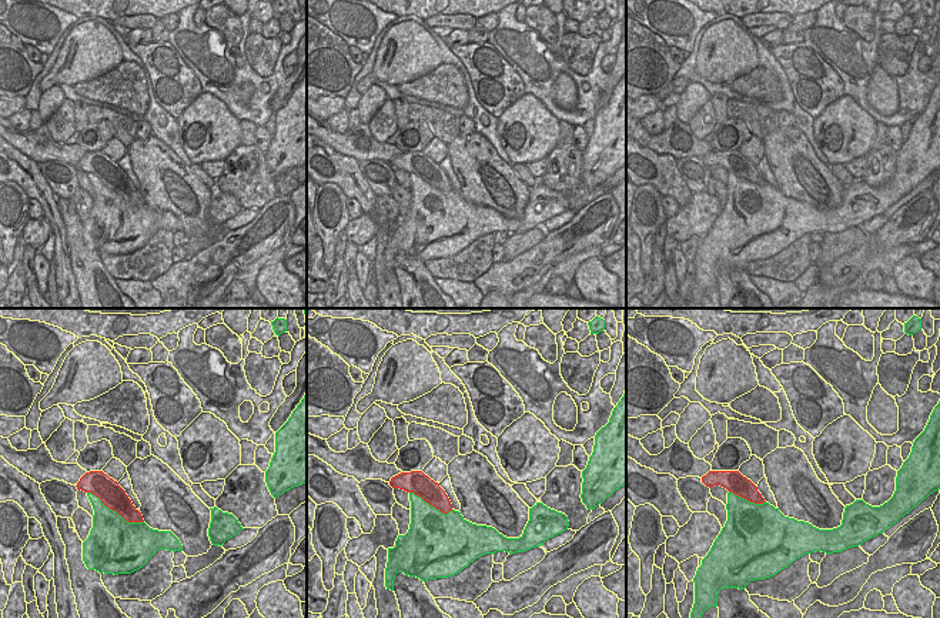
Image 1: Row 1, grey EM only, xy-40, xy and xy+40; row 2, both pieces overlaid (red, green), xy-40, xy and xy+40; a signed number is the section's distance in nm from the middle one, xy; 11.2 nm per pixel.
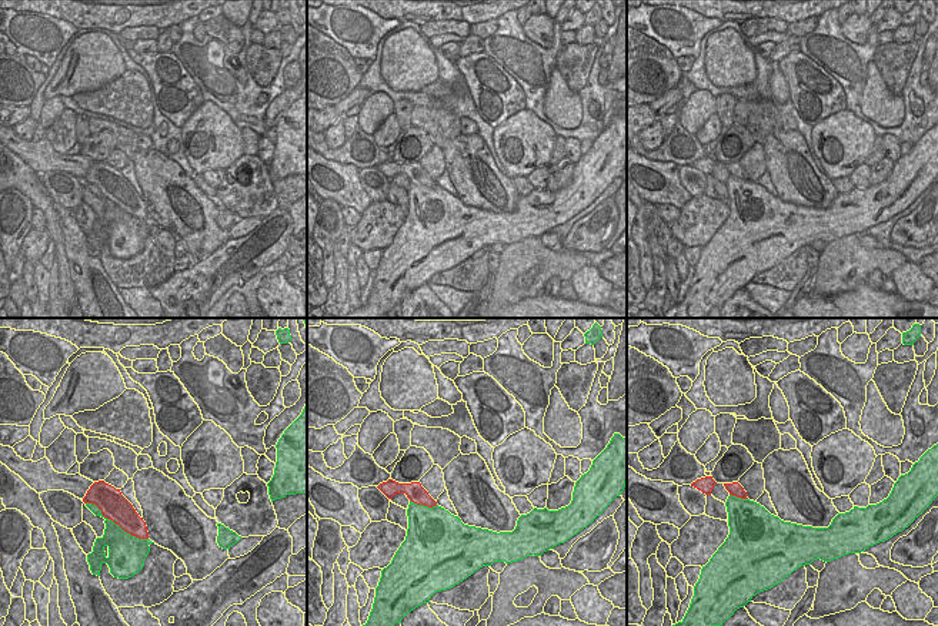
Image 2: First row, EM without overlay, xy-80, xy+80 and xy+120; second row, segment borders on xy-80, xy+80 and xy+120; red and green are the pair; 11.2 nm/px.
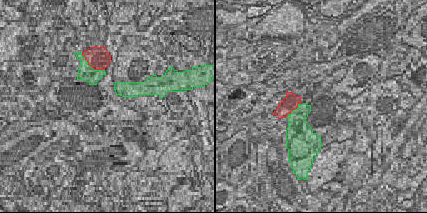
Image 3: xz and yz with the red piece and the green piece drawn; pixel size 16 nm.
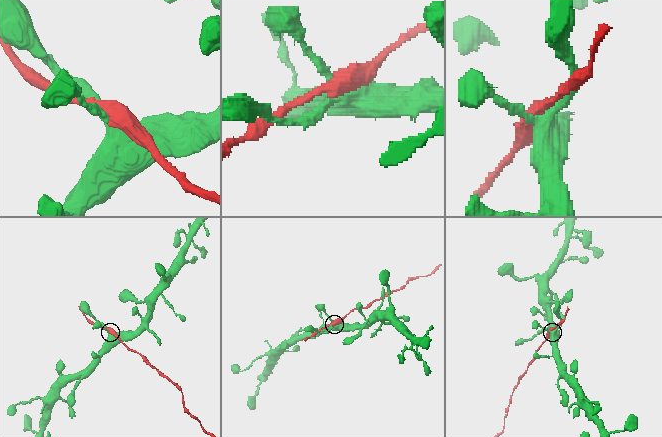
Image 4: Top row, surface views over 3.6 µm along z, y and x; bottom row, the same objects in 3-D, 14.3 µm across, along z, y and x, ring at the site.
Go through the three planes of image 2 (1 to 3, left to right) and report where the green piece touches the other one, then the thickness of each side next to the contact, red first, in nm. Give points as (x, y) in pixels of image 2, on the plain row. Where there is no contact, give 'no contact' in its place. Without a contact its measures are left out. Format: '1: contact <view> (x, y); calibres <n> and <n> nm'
1: contact xy-80 (116, 204); calibres 320 and 320 nm
2: contact xy+80 (423, 184); calibres 200 and 420 nm
3: contact xy+120 (738, 177); calibres 160 and 400 nm

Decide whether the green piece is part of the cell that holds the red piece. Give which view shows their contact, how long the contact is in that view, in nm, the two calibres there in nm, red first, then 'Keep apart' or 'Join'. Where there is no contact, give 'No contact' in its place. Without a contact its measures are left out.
Touches red in xy-40. Shared border 700 nm. Thickness 280 nm (red) against 440 nm. Keep apart

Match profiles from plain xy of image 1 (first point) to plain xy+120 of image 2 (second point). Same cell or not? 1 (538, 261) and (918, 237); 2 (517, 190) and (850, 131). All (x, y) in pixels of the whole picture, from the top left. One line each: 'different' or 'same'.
1: same
2: different

